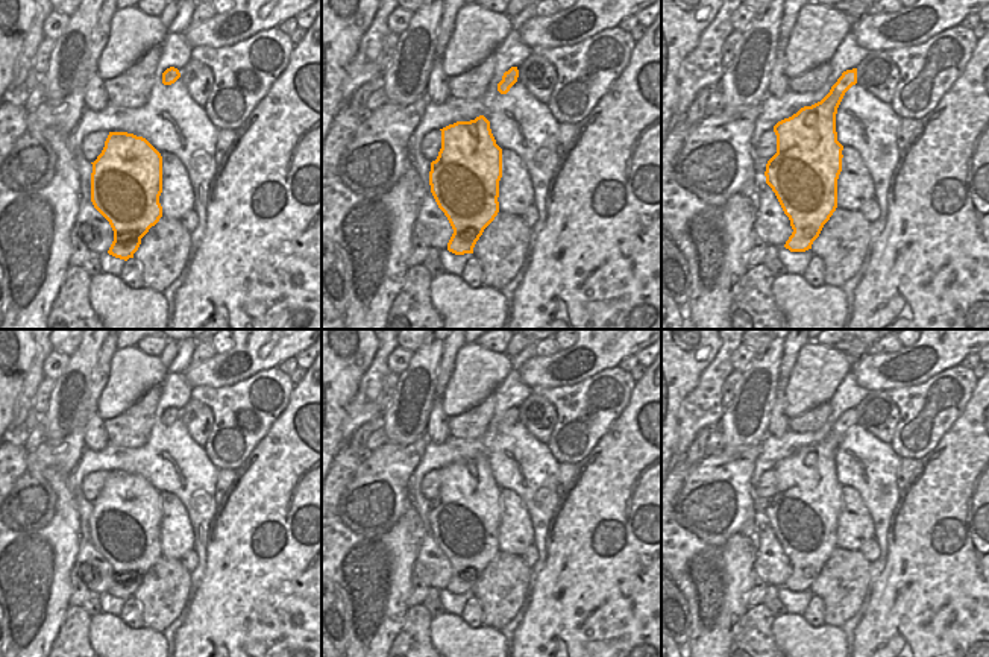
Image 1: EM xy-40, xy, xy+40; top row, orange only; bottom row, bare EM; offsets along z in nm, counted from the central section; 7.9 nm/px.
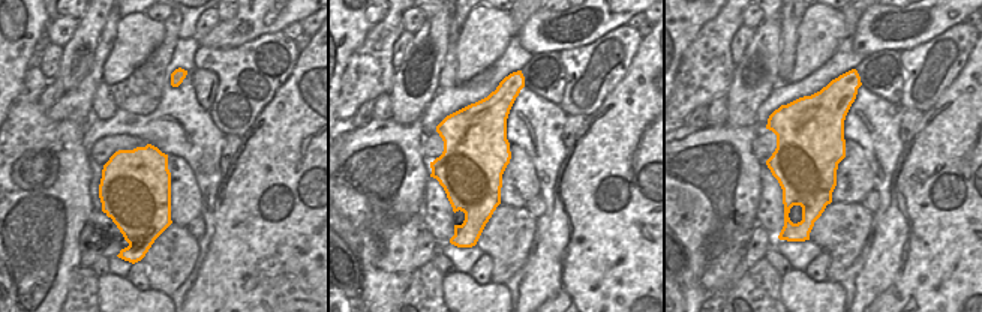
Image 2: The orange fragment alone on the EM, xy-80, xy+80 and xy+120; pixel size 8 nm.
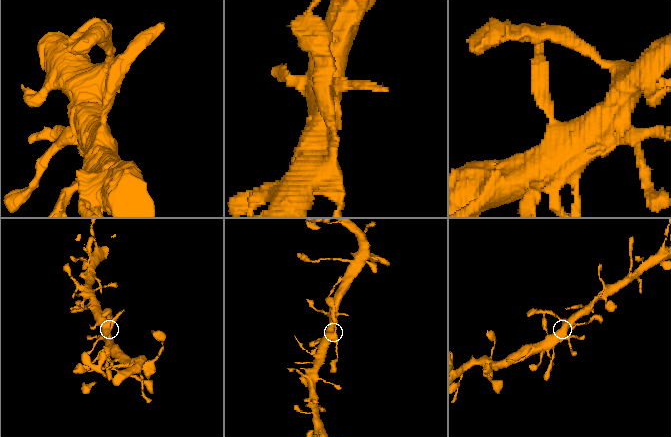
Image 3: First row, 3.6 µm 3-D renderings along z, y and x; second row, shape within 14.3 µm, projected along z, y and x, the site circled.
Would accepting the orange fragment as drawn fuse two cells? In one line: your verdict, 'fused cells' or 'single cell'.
single cell

